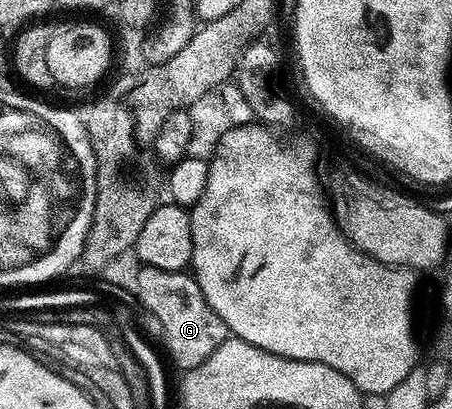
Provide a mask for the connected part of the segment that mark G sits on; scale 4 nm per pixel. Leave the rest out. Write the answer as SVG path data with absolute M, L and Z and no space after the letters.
M140 265L134 293L136 297L140 296L141 303L152 312L153 319L160 324L164 345L180 371L198 367L224 341L229 340L226 323L222 323L210 303L206 303L206 295L202 295L195 276L187 272L171 273L158 267Z

